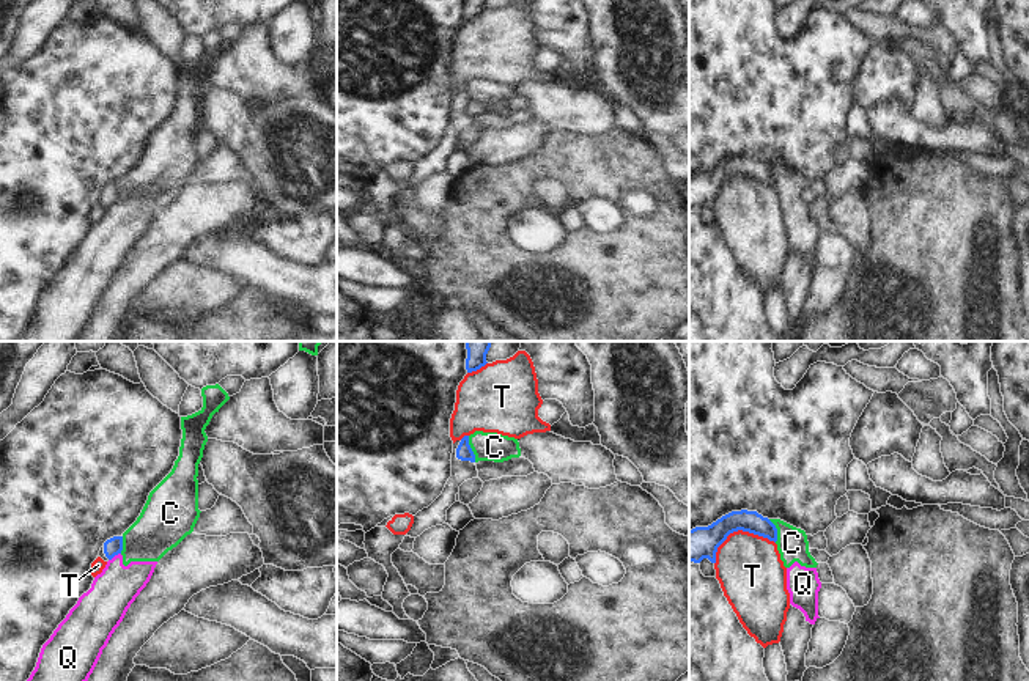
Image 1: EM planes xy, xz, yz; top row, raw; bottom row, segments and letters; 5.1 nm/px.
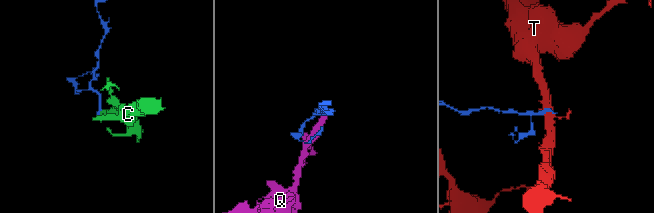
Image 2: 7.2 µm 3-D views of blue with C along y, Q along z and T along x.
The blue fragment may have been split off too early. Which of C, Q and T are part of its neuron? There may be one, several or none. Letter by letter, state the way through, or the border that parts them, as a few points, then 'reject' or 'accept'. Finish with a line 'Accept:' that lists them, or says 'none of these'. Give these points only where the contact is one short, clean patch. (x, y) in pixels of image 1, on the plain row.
C: border along xz (468, 84), (475, 109); reject
Q: border along xy (120, 200), (109, 208); reject
T: reject
Accept: none of these

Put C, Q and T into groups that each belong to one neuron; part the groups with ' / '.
C Q / T

